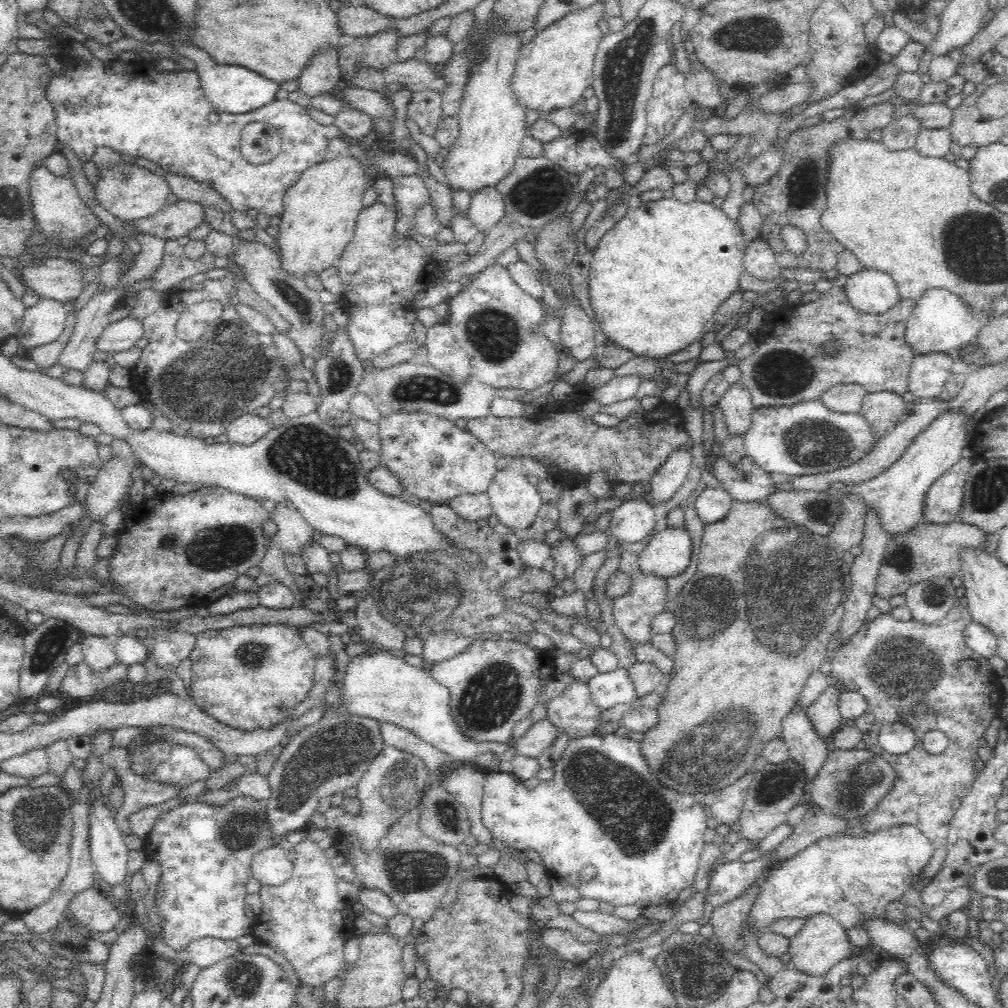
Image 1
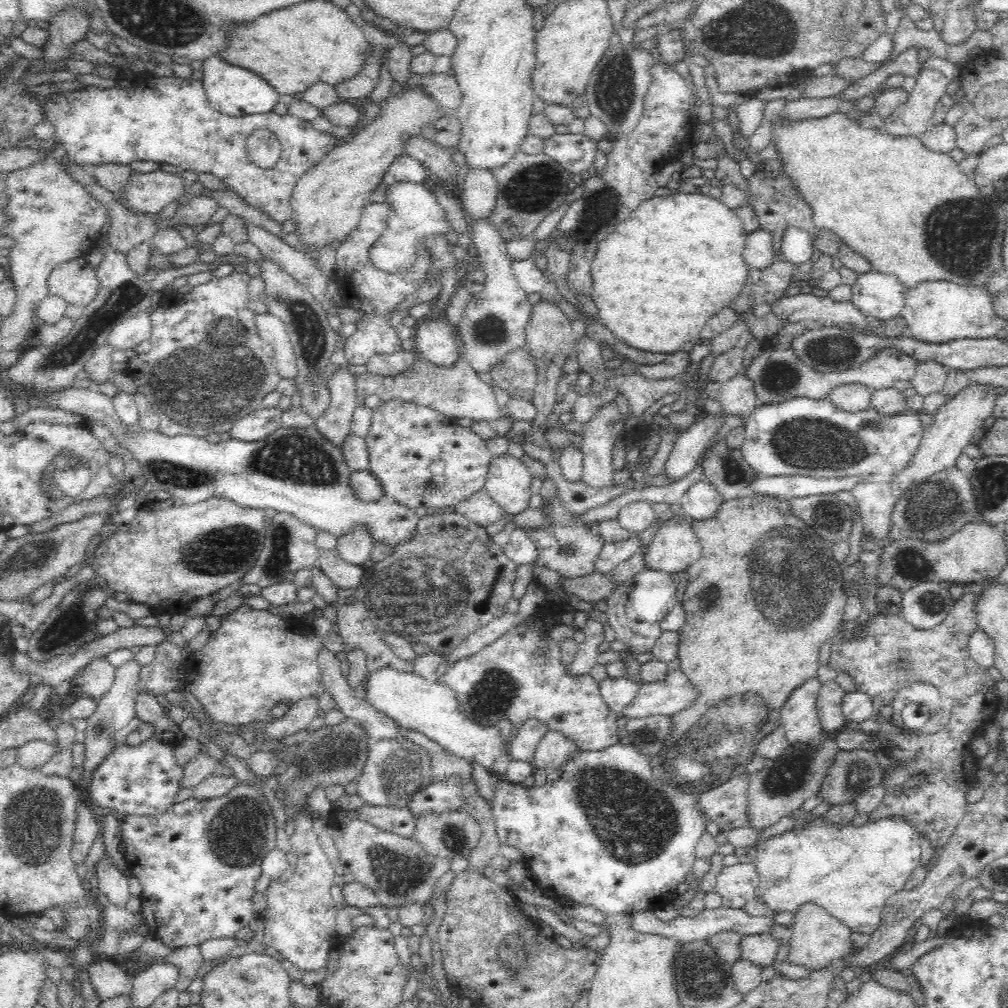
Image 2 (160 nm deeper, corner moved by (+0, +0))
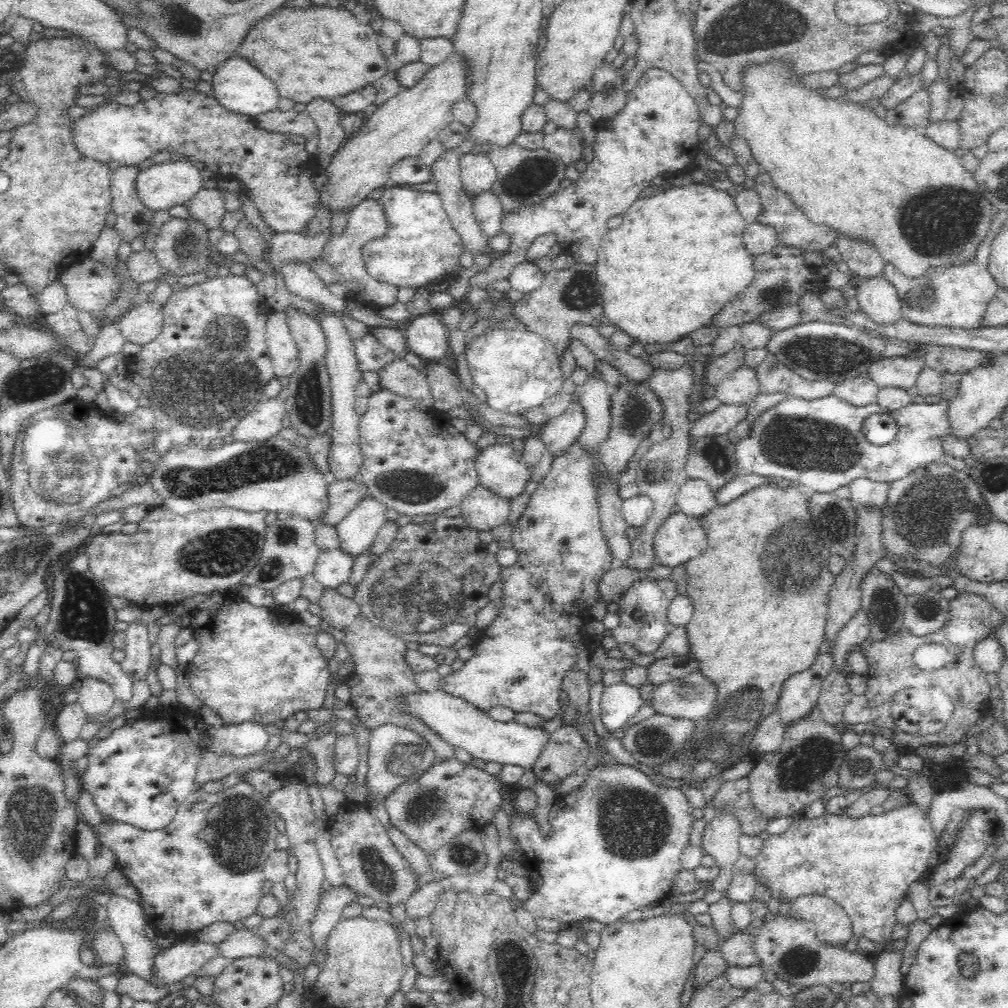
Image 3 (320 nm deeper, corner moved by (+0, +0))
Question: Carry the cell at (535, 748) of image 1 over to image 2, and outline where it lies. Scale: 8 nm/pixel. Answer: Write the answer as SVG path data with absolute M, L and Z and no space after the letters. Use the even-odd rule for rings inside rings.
M549 730L536 747L534 760L541 769L552 768L560 770L576 753L579 746L568 740L560 731Z

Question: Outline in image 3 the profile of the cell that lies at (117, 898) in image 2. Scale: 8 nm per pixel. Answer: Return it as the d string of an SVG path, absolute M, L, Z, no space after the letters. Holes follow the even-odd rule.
M114 895L107 905L107 912L109 925L122 944L122 961L124 961L126 974L135 974L155 987L164 987L165 984L157 982L155 976L153 976L154 957L158 952L156 944L147 937L145 932L145 927L149 923L141 906L136 902L132 902L132 900L128 900L128 898Z

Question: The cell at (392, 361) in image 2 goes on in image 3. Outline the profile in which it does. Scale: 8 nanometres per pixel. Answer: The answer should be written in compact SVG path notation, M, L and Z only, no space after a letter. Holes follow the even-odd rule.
M394 359L376 374L383 389L415 399L429 409L434 407L434 397L424 371L418 372L405 359Z

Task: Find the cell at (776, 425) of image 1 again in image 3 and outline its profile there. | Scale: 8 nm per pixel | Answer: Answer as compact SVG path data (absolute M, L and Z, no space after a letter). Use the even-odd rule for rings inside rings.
M833 393L816 400L788 397L784 402L775 404L773 408L764 410L754 422L751 422L744 438L735 444L735 458L742 472L768 478L788 479L803 486L810 493L833 492L839 486L850 484L856 478L870 478L878 482L891 483L904 478L915 468L943 460L945 451L941 439L954 436L948 423L948 404L950 402L941 399L937 404L911 403L899 410L885 412L897 423L896 438L889 444L876 446L865 438L862 426L868 416L884 412L877 403L856 407L840 400Z

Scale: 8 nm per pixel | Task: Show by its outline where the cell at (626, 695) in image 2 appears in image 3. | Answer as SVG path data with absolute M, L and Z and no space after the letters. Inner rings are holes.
M624 681L603 686L601 697L601 721L609 732L624 728L625 724L645 704L638 687Z

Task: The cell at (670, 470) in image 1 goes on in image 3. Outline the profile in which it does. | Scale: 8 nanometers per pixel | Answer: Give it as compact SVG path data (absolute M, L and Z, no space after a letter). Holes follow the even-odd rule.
M721 404L717 410L702 414L700 420L692 423L690 440L694 441L704 436L727 434L738 422L746 420L750 404Z

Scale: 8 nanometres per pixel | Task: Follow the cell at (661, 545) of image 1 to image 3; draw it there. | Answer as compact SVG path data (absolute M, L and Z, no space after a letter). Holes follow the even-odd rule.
M676 512L658 528L653 540L656 562L674 568L707 549L707 534L699 518Z

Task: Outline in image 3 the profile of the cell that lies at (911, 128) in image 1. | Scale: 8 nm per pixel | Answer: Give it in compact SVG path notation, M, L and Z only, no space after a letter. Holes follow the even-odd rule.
M920 89L898 106L888 109L883 119L890 126L912 126L925 131L931 123L928 90Z

